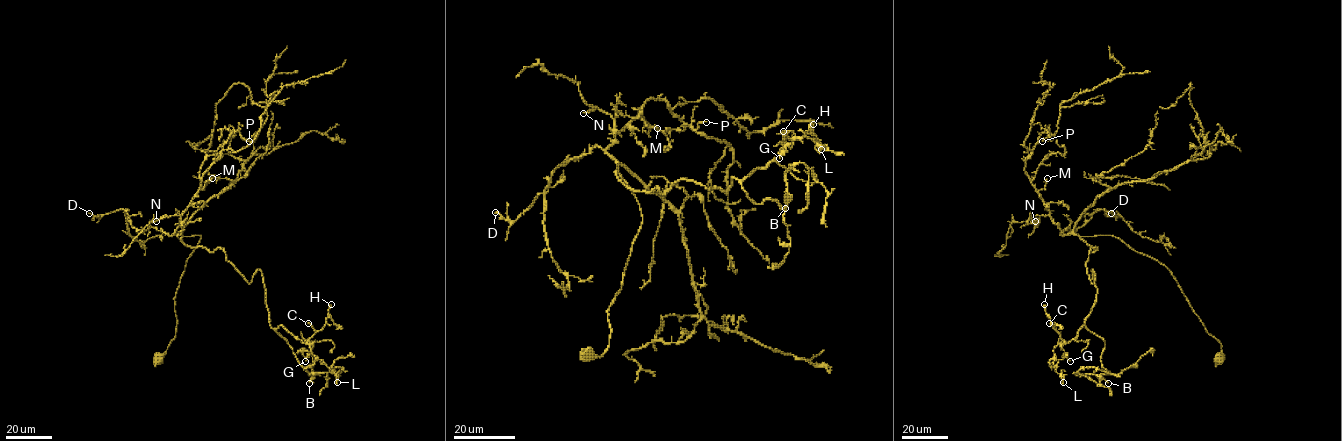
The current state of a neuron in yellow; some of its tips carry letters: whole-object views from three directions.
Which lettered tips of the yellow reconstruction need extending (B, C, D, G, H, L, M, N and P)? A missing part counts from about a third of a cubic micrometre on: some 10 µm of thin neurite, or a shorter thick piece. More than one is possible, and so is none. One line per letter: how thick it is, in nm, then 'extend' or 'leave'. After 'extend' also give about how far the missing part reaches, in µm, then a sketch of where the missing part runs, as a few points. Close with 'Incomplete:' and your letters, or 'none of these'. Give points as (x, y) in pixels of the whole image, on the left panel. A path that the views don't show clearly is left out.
B: calibre 170 nm; leave
C: calibre 260 nm; extend; missing 5 µm
D: calibre 200 nm; leave
G: calibre 180 nm; leave
H: calibre 600 nm; leave
L: calibre 220 nm; leave
M: calibre 160 nm; extend; missing 30 µm
N: calibre 170 nm; extend; missing 30 µm
P: calibre 110 nm; leave
Incomplete: C, M, N

